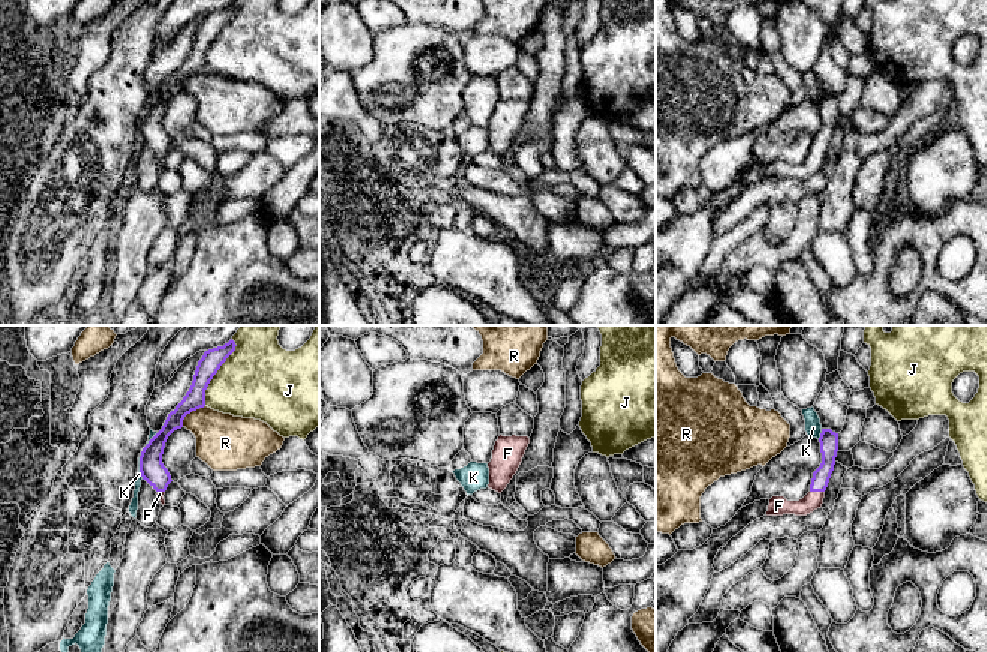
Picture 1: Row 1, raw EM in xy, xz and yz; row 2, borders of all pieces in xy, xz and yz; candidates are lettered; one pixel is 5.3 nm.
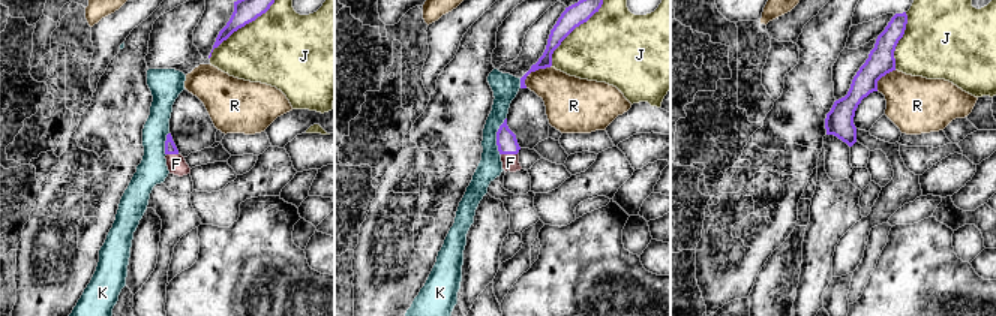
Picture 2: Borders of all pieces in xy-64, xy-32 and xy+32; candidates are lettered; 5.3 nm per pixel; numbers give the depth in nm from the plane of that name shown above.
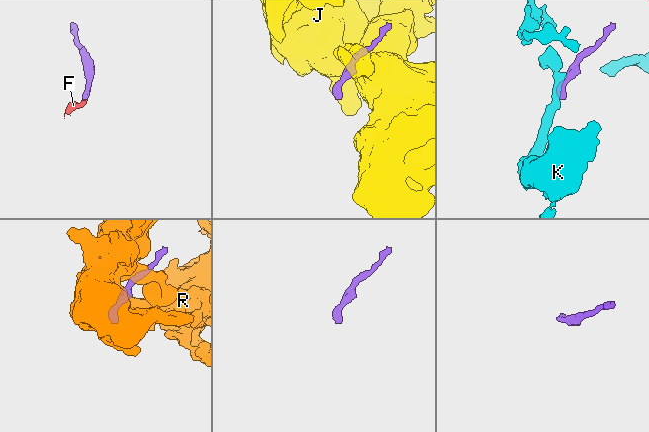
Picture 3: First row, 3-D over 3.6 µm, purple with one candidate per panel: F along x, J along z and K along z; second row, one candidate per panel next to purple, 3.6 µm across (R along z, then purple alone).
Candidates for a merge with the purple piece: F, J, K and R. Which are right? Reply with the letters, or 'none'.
F

